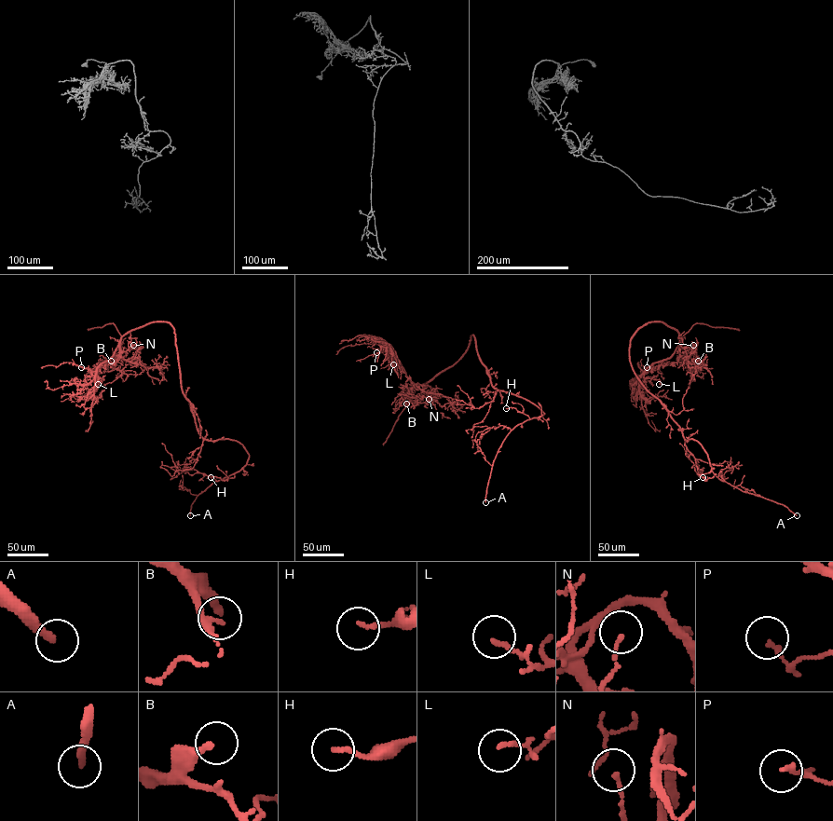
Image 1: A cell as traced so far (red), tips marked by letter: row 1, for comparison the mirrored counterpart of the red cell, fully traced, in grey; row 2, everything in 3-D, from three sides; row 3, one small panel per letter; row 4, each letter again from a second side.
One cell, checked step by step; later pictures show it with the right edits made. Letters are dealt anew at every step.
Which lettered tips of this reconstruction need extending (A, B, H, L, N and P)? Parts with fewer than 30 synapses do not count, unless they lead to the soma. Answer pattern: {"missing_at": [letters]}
{"missing_at": ["A", "B", "H"]}

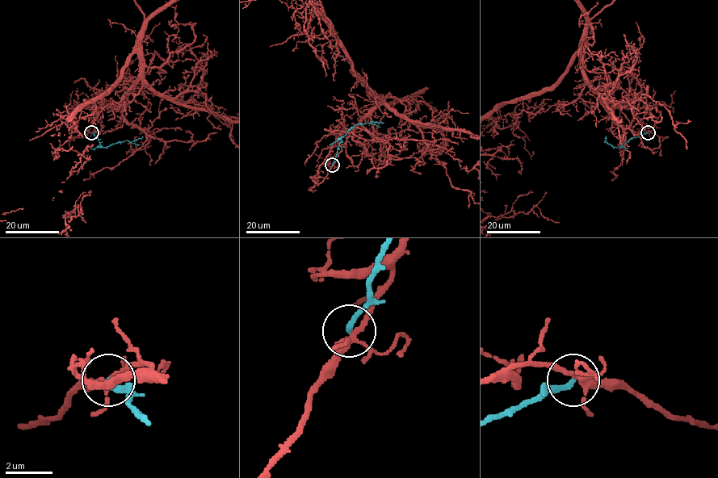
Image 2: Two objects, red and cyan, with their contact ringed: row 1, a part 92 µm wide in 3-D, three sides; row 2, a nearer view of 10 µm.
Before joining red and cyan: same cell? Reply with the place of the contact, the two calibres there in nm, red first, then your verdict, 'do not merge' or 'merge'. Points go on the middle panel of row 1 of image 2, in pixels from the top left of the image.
at (332, 165); 260 nm thick on the red side, 240 nm on the other; do not merge

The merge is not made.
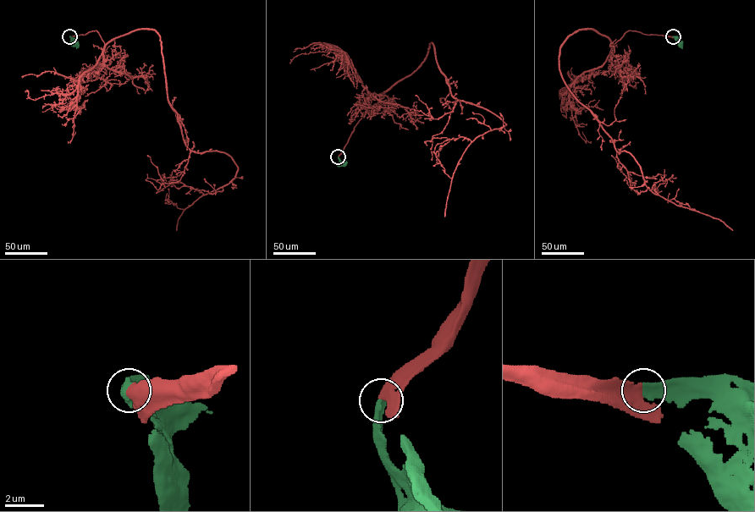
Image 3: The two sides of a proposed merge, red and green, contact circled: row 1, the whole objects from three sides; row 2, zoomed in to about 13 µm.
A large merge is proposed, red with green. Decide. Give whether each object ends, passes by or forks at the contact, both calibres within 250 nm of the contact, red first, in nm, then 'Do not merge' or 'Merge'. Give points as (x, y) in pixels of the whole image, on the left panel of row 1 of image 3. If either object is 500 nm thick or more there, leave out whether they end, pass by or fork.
At the ring red ends. At the ring green ends. Thickness 480 nm (red) against 400 nm. Merge

